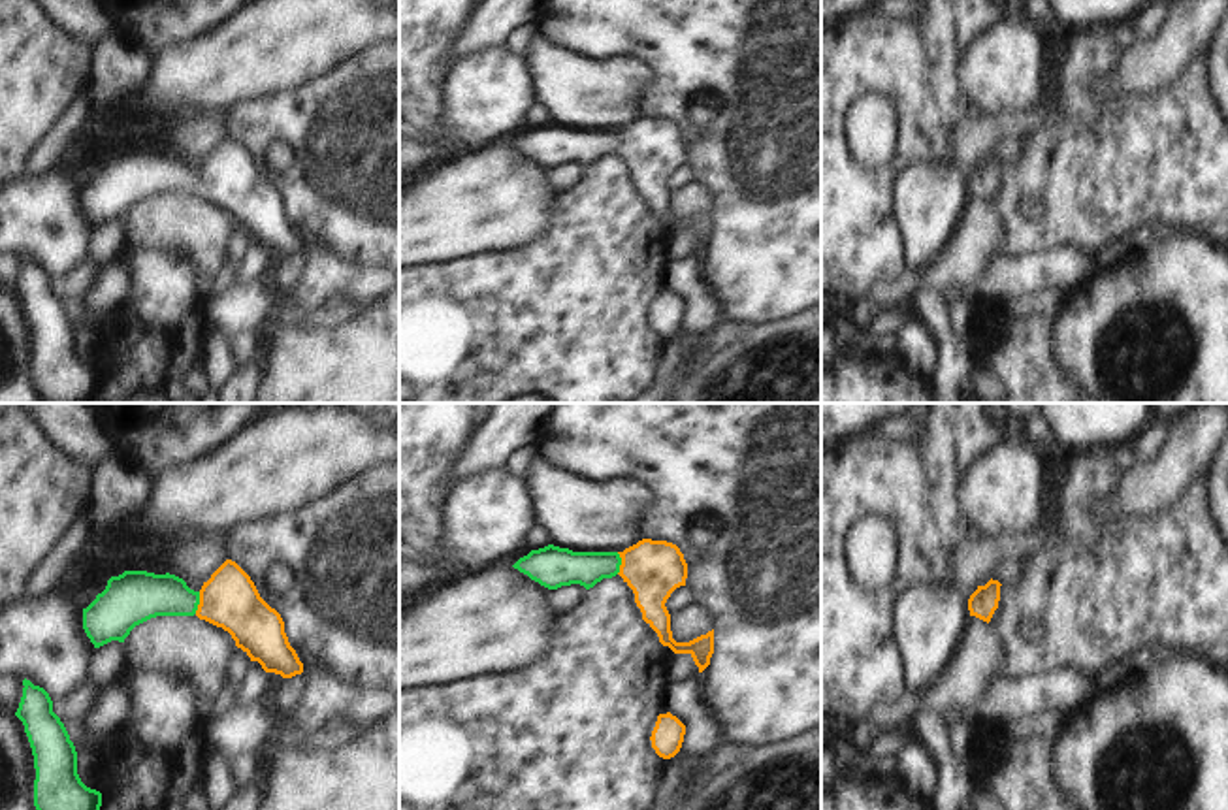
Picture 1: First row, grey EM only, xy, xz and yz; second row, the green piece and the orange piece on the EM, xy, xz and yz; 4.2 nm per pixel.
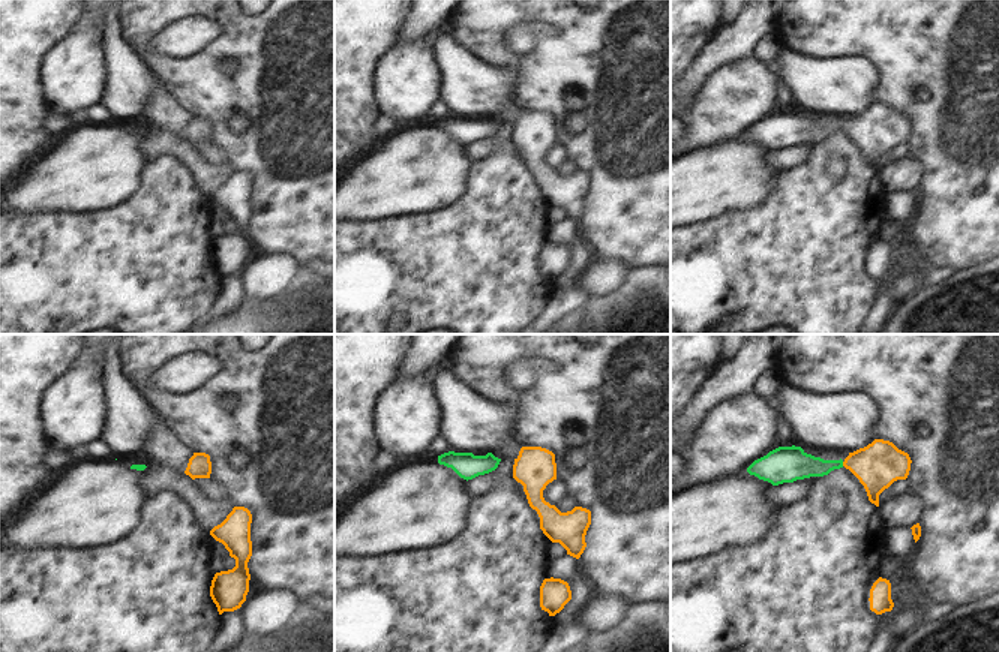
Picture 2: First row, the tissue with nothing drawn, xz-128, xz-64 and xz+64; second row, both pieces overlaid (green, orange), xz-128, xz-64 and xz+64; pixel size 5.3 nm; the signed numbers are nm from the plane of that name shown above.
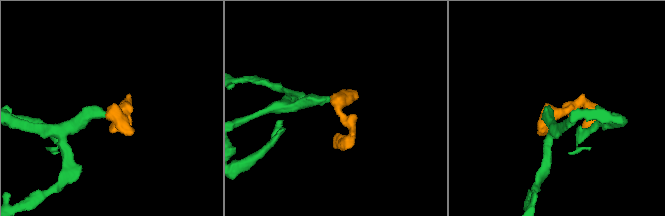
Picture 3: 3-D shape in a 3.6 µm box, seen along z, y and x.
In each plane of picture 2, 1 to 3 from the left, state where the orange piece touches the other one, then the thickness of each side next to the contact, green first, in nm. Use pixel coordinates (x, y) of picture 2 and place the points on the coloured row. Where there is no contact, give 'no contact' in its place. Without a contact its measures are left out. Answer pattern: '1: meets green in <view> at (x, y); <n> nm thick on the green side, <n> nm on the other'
1: no contact
2: no contact
3: meets green in xz+64 at (842, 463); 160 nm thick on the green side, 240 nm on the other

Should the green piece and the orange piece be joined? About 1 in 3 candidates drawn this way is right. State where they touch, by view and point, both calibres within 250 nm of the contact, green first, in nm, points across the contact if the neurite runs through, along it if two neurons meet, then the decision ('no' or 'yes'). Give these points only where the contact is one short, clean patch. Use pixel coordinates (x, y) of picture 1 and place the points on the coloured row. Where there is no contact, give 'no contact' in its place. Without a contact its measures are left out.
xy (198, 603) | 200/240 nm | across xy (142, 596), (170, 596), (198, 603), (228, 599) | yes

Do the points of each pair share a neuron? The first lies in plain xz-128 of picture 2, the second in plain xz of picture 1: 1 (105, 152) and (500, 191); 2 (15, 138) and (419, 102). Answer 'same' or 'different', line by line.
1: same
2: same

